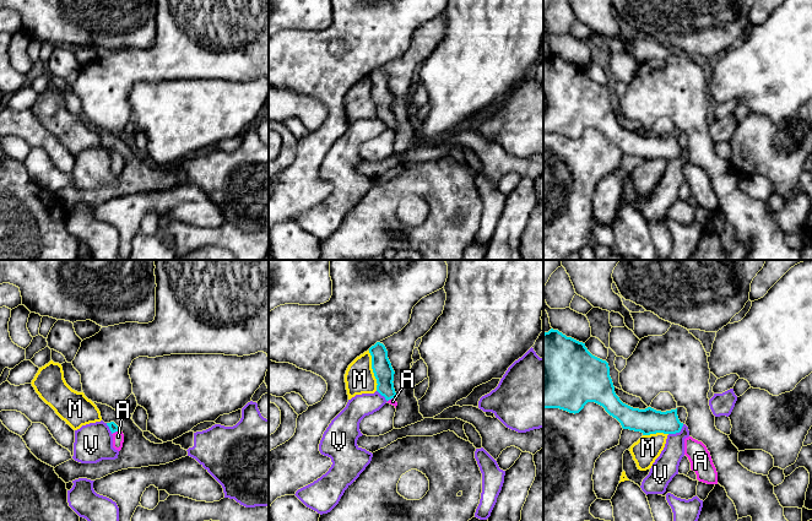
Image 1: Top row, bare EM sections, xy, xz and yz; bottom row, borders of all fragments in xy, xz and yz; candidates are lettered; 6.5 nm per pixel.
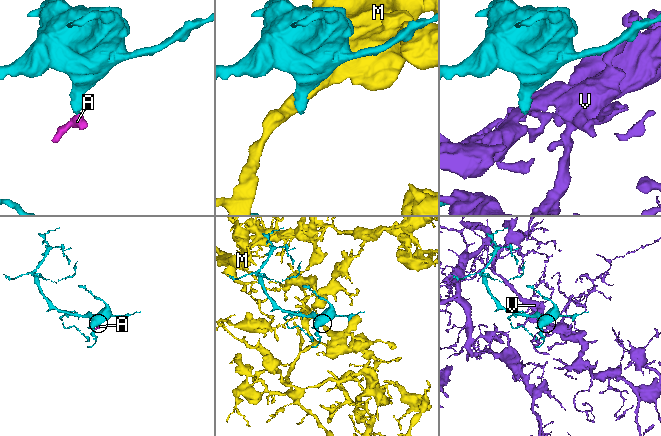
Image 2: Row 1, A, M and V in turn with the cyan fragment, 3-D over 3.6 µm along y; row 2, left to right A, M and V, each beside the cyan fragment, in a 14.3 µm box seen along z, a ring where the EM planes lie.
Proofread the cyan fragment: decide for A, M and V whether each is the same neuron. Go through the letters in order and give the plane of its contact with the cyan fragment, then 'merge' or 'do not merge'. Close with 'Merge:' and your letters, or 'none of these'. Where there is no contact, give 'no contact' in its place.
A: meets cyan in xy; merge
M: meets cyan in xz; do not merge
V: meets cyan in yz; do not merge
Merge: A

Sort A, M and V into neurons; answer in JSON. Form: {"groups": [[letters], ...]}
{"groups": [["A"], ["M"], ["V"]]}

